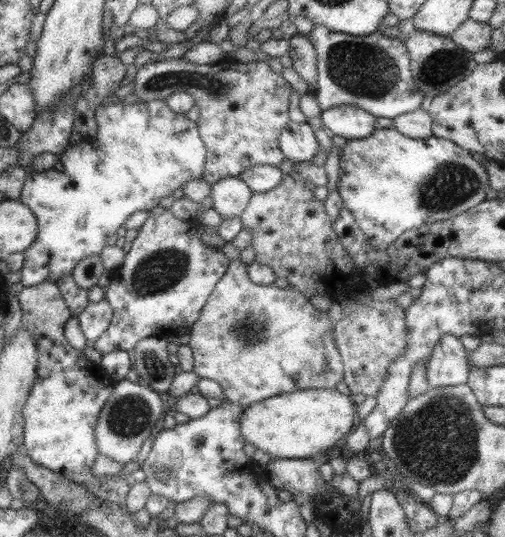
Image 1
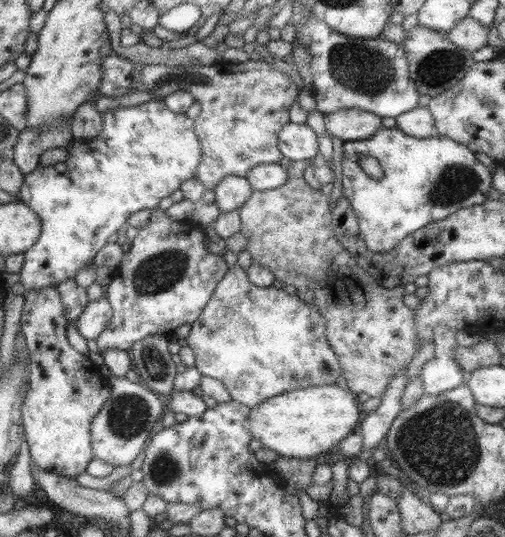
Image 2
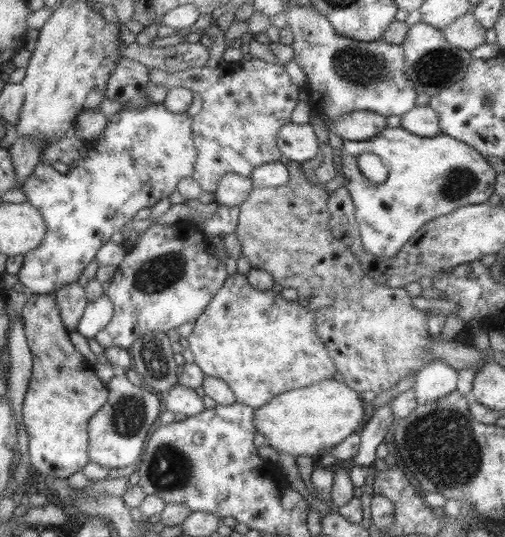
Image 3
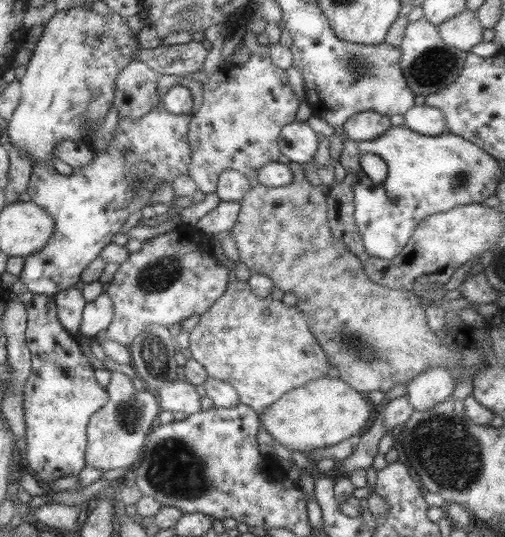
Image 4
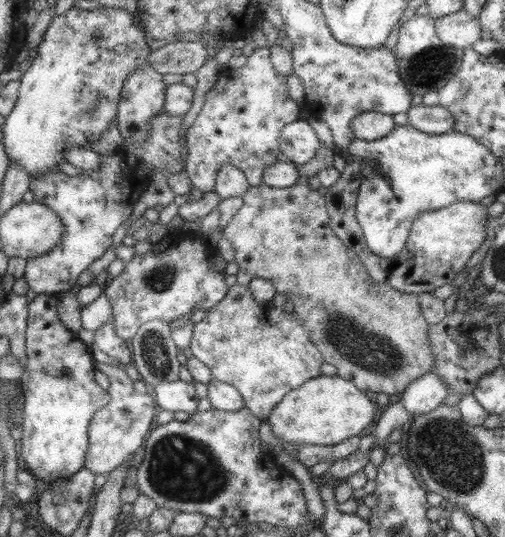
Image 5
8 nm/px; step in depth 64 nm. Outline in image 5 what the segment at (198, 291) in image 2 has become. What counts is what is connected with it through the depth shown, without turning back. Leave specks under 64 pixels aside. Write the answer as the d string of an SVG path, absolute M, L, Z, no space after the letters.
M175 229L164 235L157 246L149 246L145 254L135 254L125 263L125 268L103 287L112 306L115 335L129 342L141 324L155 319L168 324L196 310L209 311L228 289L224 270L215 270L209 264L208 257L212 253L205 238Z

